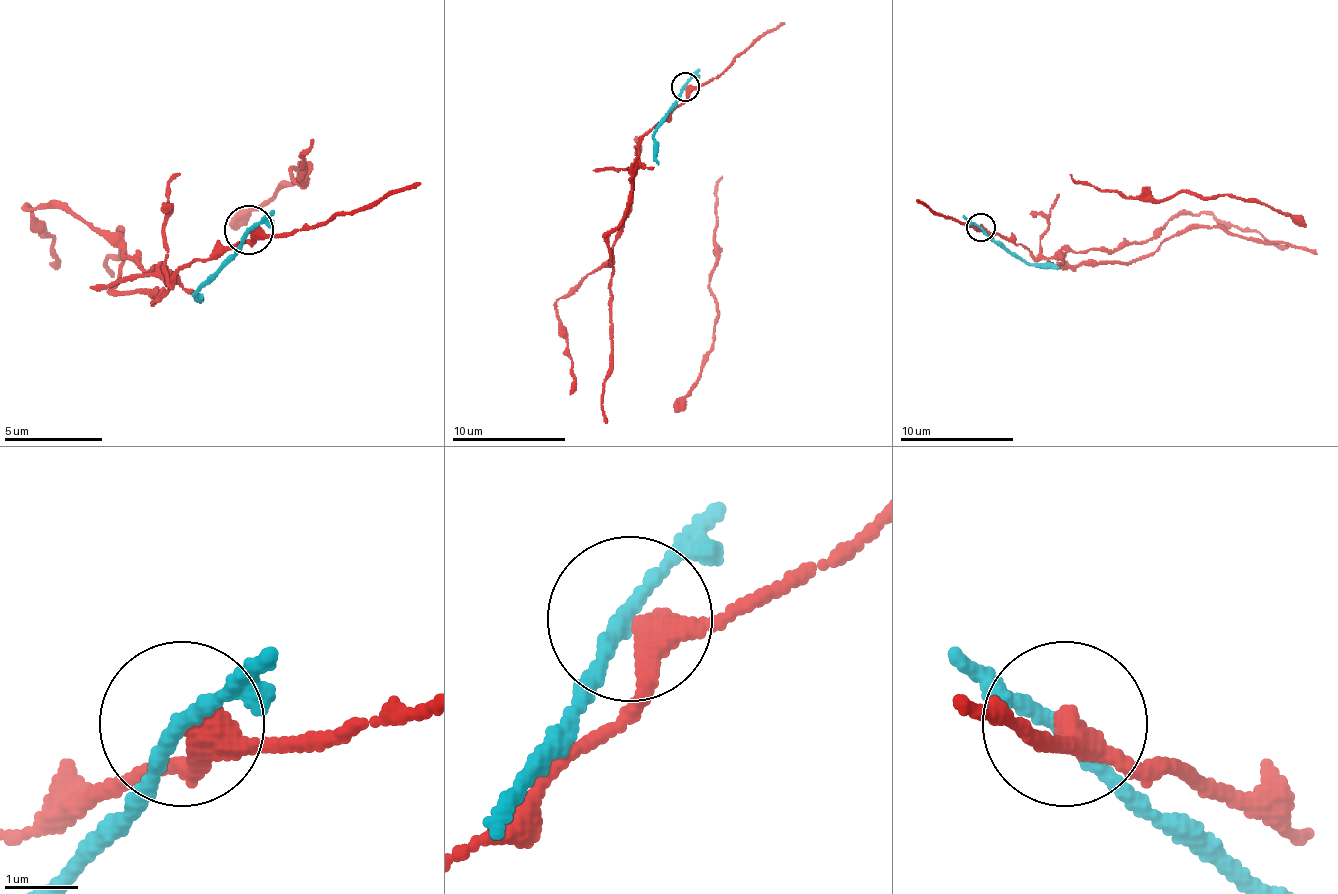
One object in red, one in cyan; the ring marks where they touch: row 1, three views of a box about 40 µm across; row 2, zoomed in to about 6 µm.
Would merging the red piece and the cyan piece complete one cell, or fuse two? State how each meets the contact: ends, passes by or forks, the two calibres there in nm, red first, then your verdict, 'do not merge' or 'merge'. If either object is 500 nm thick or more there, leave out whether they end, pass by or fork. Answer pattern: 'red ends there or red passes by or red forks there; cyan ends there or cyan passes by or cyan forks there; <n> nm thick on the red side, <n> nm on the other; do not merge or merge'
red passes by; cyan passes by; 320 nm thick on the red side, 200 nm on the other; do not merge

